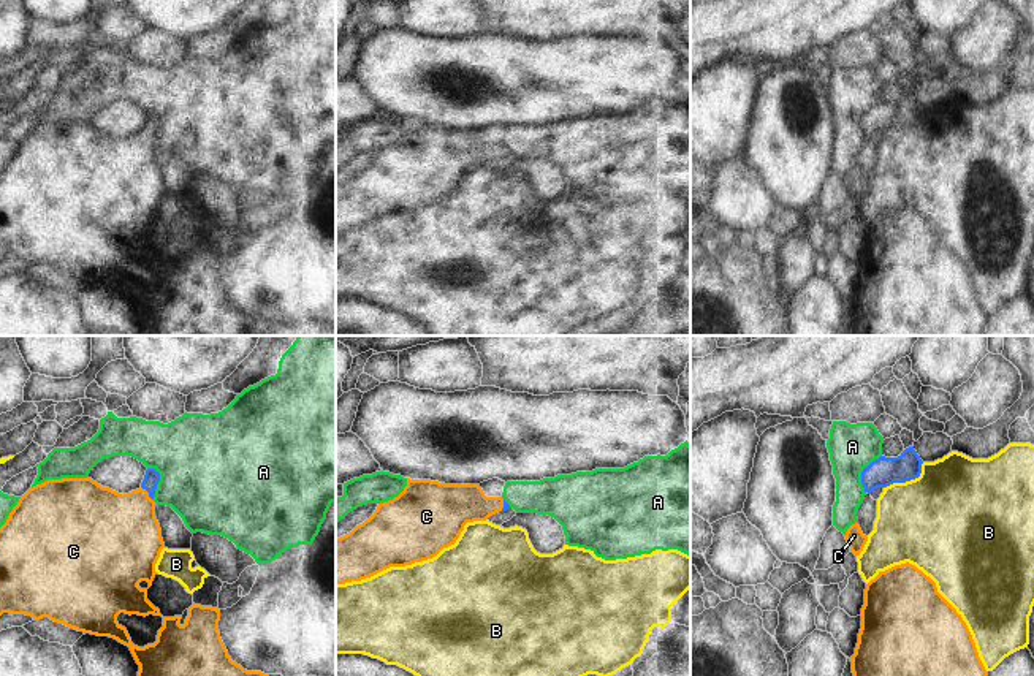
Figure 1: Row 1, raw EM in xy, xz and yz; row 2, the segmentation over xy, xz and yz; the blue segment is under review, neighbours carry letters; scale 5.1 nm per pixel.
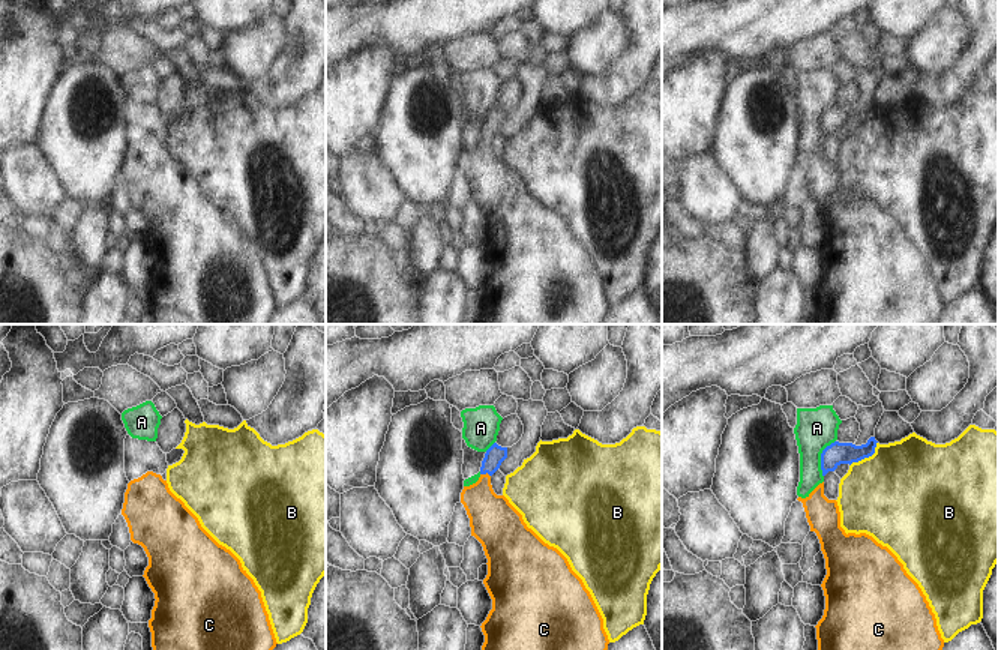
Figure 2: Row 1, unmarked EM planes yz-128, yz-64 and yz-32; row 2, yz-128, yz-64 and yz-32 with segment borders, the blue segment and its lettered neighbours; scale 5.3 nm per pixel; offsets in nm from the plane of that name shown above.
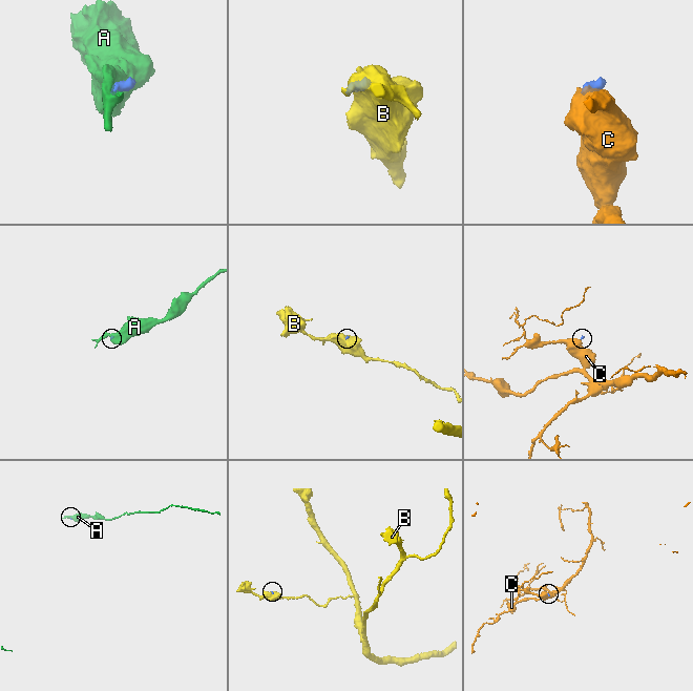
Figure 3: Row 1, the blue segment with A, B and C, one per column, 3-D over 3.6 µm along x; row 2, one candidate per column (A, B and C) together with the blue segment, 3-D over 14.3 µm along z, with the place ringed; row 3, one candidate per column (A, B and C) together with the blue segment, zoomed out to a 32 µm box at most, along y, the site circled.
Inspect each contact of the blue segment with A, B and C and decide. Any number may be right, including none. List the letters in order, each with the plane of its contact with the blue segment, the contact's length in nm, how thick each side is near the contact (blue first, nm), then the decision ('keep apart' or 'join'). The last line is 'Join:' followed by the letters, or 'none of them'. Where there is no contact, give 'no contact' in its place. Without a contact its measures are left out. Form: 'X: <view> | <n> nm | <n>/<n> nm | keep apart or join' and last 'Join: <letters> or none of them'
A: yz | 220 nm | 150/240 nm | keep apart
B: yz | 240 nm | 150/480 nm | keep apart
C: xy | 90 nm | 80/380 nm | join
Join: C

